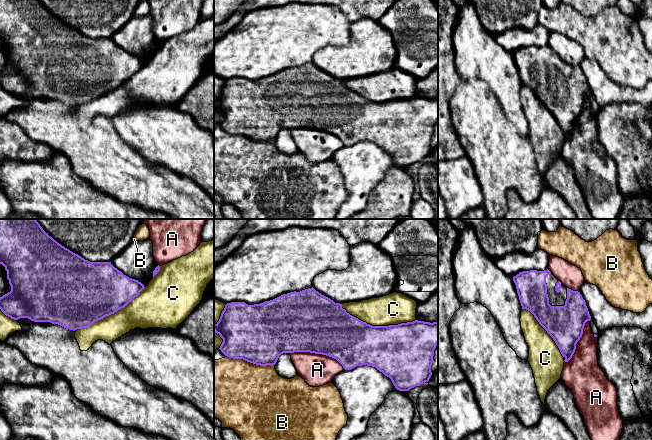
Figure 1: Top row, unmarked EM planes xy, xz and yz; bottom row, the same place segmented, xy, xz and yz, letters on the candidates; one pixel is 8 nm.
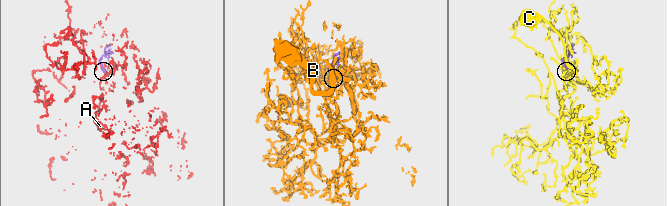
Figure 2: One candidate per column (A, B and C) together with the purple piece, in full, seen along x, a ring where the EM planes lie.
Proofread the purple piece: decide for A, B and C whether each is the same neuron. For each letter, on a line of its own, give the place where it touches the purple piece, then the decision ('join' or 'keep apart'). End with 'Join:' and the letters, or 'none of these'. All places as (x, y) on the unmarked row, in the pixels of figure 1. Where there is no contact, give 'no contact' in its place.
A: xz (317, 129) | keep apart
B: xz (250, 138) | keep apart
C: xz (377, 102) | keep apart
Join: none of these

